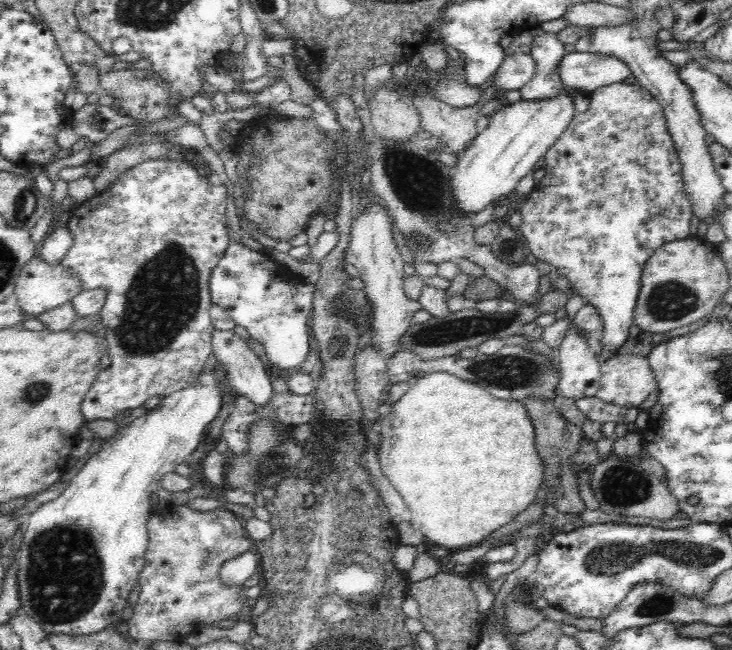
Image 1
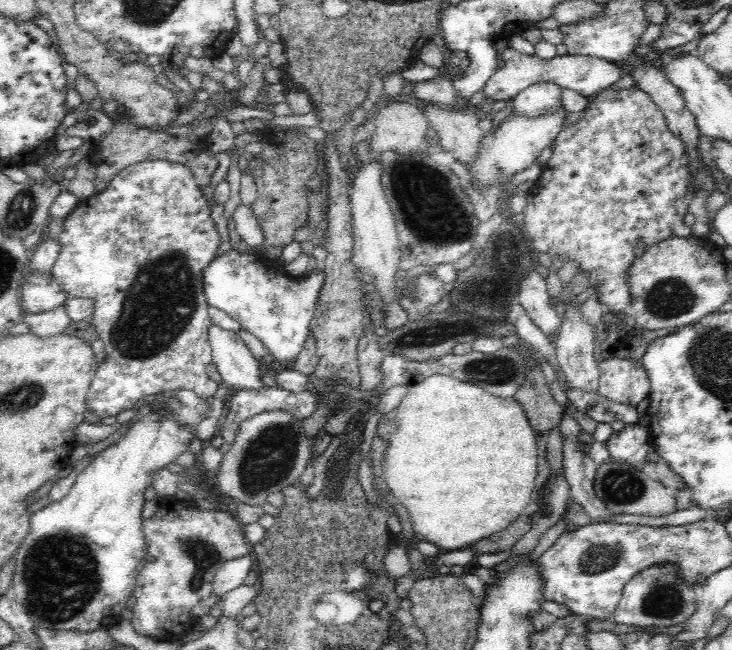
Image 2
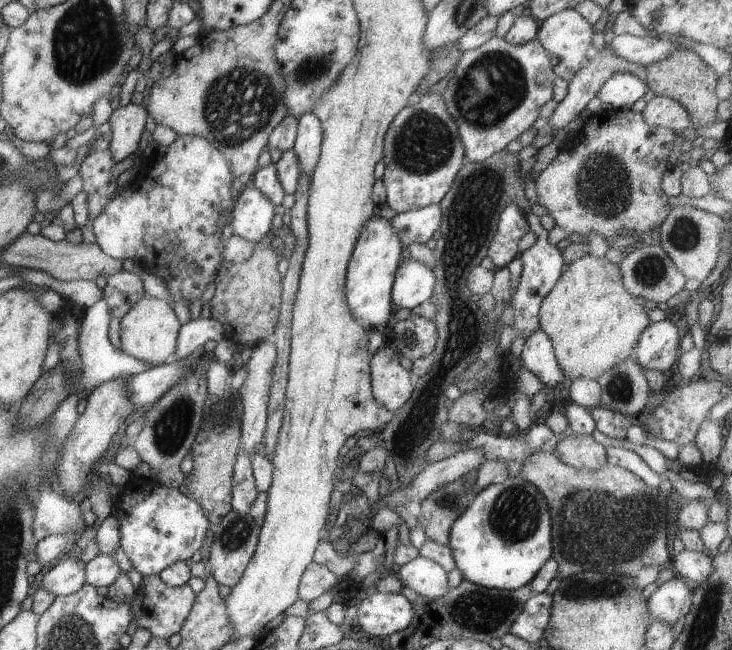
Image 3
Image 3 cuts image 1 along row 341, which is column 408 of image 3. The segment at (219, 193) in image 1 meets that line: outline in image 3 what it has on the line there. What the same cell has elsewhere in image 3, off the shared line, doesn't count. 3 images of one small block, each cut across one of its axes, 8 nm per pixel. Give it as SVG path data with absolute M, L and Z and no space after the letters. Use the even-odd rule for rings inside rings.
M439 92L424 93L413 106L401 108L387 128L383 140L381 160L385 164L383 185L385 204L395 213L419 209L429 204L439 203L450 190L451 184L464 164L465 148L461 143L457 124L447 111L443 96Z

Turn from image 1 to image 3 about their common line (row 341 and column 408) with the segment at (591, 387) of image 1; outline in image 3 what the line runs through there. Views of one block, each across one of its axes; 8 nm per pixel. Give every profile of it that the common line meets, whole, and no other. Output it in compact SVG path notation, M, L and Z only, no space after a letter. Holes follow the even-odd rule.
M417 556L407 564L394 568L403 586L426 598L439 598L448 588L448 573L431 560Z

